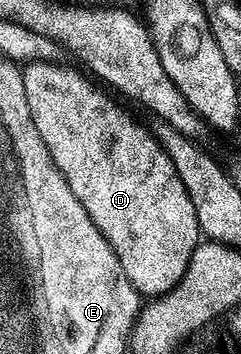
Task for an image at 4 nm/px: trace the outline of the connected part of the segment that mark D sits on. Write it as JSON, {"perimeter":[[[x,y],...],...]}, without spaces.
{"perimeter":[[[28,63],[22,69],[33,123],[49,148],[53,162],[68,180],[69,189],[116,252],[129,282],[144,297],[160,297],[185,274],[190,256],[201,241],[199,223],[189,194],[177,176],[173,162],[150,129],[130,120],[113,101],[94,88],[97,86],[90,79],[87,81],[65,67],[58,63]]]}

